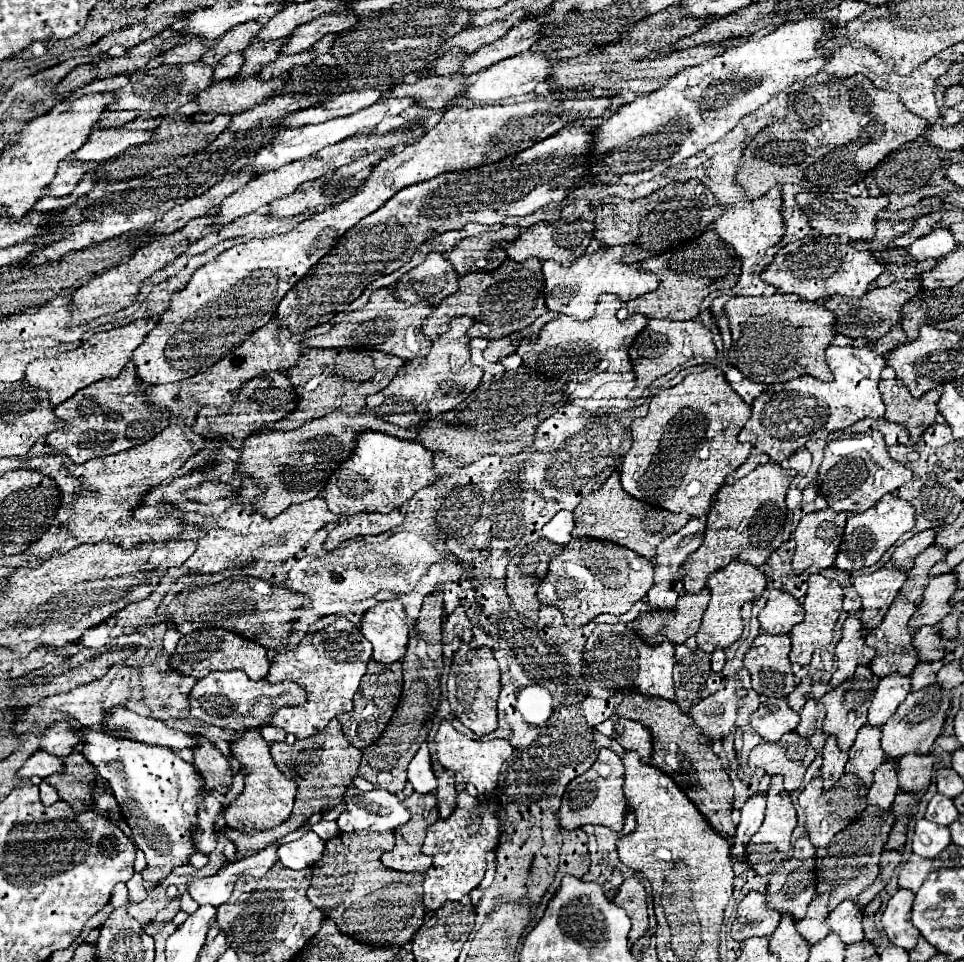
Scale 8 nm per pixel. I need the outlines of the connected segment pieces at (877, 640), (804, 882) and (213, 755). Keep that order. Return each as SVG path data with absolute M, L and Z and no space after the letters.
M896 598L894 604L890 606L888 614L884 616L884 620L880 622L880 626L876 626L868 636L866 636L866 644L872 646L876 650L876 656L872 660L872 672L878 678L884 678L888 674L900 674L900 676L910 676L914 666L920 662L918 658L918 648L914 648L914 632L908 628L908 620L910 616L916 612L916 608L920 606L920 600L906 600L906 598Z
M802 834L796 844L794 844L794 854L790 860L786 860L782 864L782 868L778 872L772 874L770 884L768 884L768 906L776 906L776 910L780 910L782 914L794 914L796 920L804 918L808 904L814 900L816 894L816 848L810 842L810 838L806 834Z
M196 736L196 740L200 742L200 746L192 750L194 752L194 764L204 774L206 788L216 790L220 794L226 794L228 788L232 786L232 778L234 778L228 756L224 756L204 736Z

